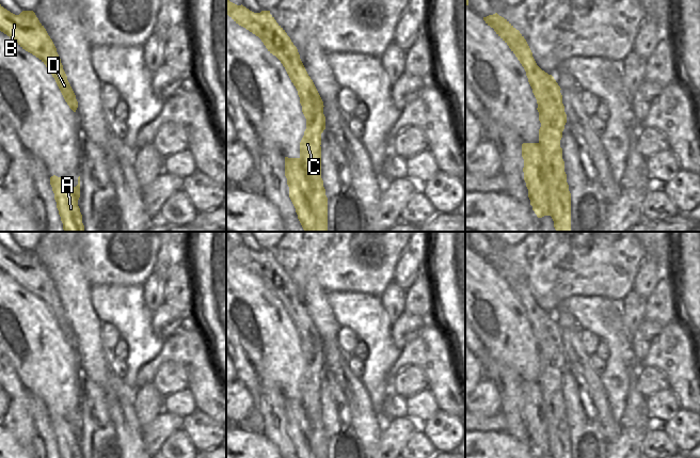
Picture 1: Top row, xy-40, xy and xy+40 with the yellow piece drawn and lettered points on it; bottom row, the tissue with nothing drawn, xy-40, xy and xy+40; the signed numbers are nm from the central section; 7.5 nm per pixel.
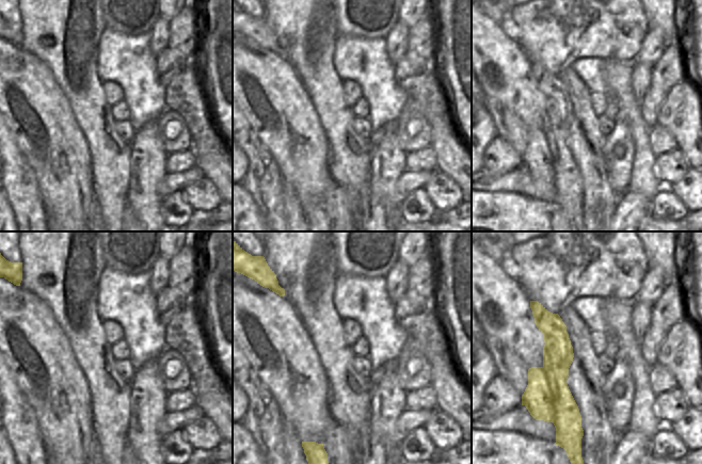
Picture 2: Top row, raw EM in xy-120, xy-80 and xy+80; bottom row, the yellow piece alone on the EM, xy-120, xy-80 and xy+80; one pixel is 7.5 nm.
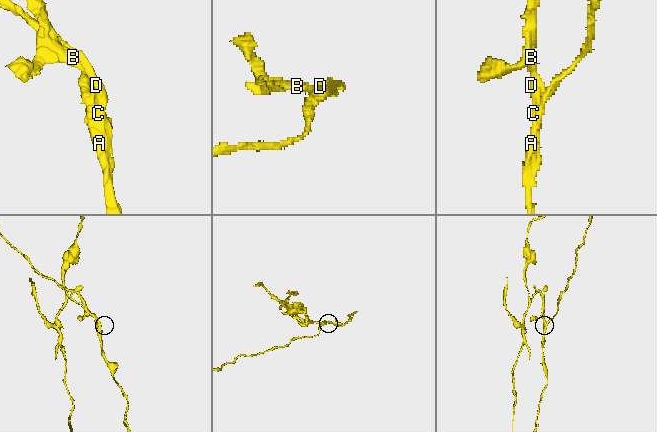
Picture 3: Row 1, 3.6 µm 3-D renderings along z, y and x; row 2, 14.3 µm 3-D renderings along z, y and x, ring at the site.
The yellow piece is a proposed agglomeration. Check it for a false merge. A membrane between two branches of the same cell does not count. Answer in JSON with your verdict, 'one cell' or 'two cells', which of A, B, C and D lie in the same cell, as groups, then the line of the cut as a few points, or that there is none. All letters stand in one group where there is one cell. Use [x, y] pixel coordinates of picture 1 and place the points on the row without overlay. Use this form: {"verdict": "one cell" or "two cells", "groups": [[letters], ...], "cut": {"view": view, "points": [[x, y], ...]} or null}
{"verdict": "two cells", "groups": [["A"], ["B", "C", "D"]], "cut": {"view": "xy+40", "points": [[538, 382], [542, 392], [542, 399], [545, 403], [556, 397]]}}

